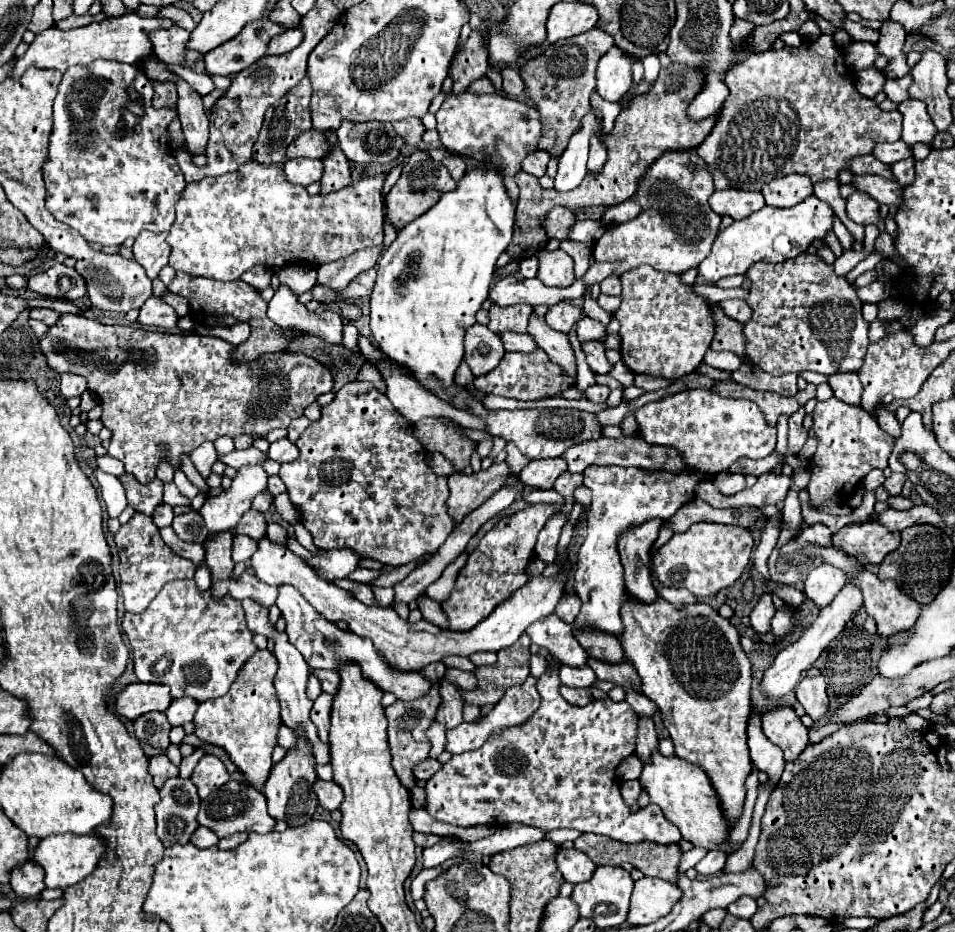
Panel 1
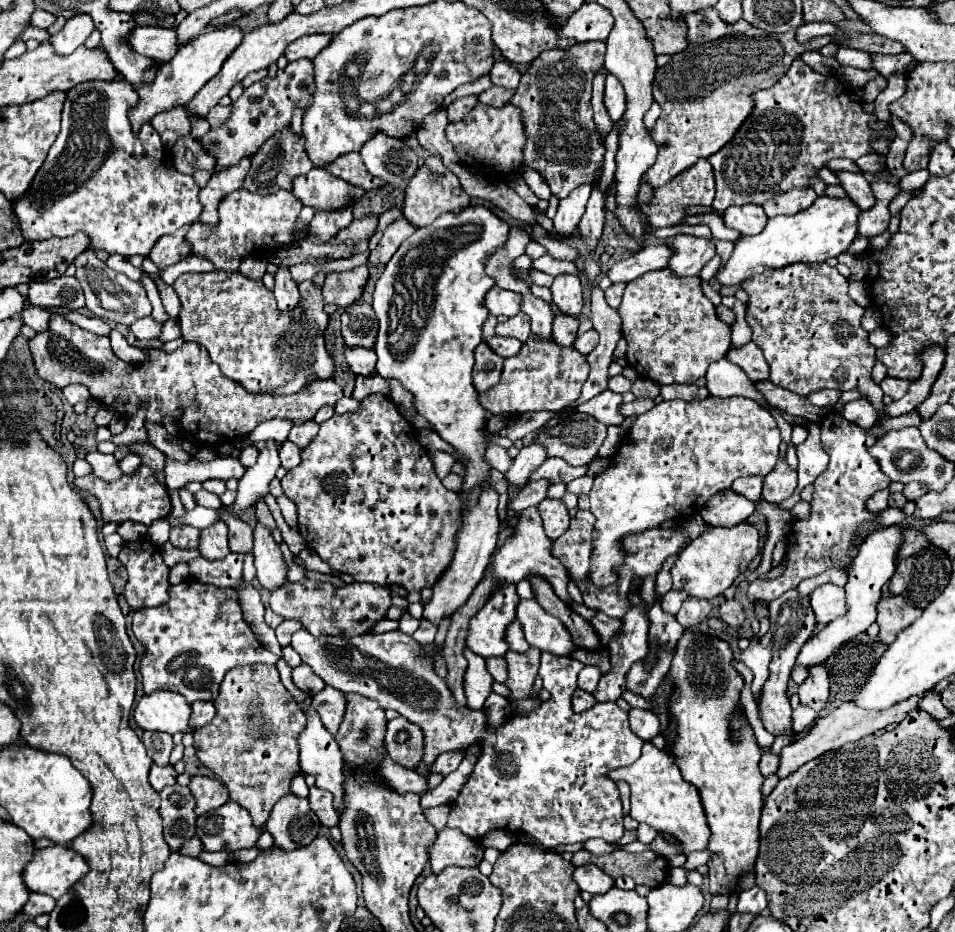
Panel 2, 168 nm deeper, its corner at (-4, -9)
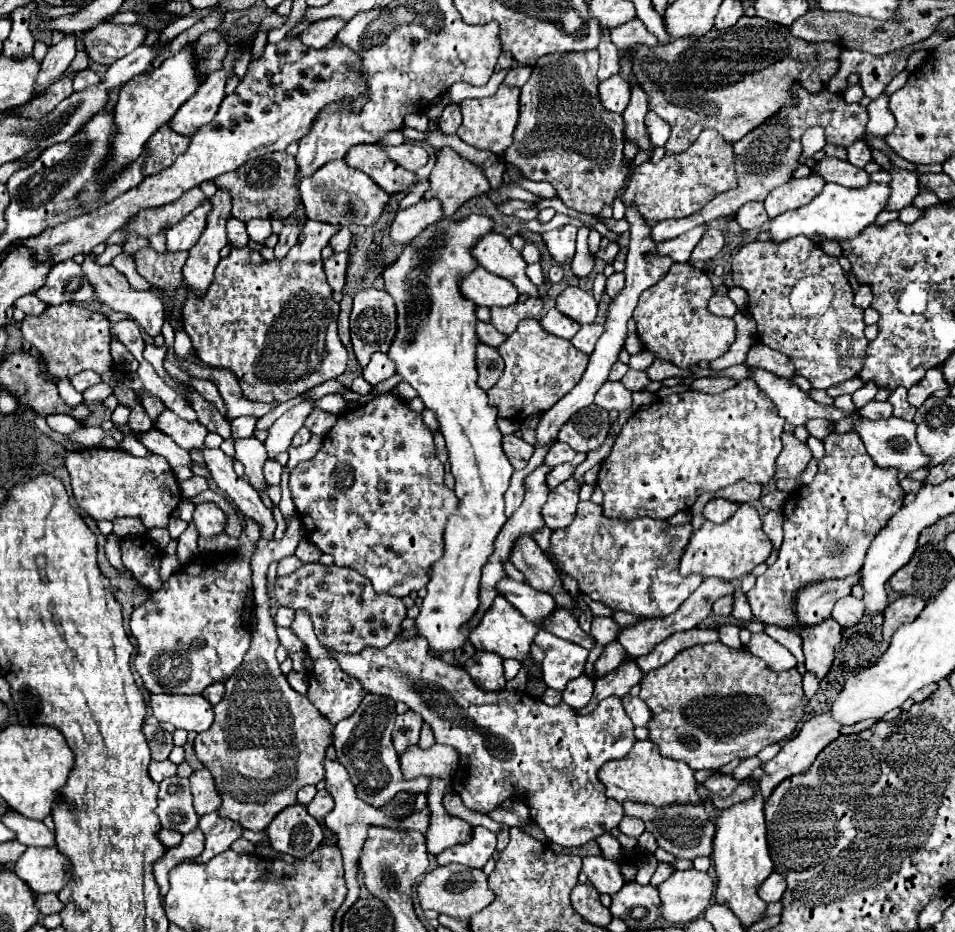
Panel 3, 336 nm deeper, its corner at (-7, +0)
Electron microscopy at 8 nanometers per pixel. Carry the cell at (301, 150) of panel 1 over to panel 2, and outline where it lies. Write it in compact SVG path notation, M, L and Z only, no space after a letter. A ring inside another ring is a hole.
M349 152L349 154L341 156L341 160L335 160L335 164L331 164L325 170L329 170L333 176L337 176L345 182L357 184L363 190L377 190L377 188L385 186L385 182L381 178L375 178L367 172L367 168L357 152Z

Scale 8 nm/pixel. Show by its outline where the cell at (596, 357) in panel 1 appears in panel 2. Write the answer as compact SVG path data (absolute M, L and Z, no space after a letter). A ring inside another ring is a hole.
M615 376L609 380L609 388L613 392L619 392L619 394L625 394L631 390L631 382L625 378L625 376Z

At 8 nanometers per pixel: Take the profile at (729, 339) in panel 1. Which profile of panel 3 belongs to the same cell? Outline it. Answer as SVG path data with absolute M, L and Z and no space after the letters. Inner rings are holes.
M756 343L750 347L750 351L746 355L746 365L760 367L764 371L770 371L770 373L786 377L786 379L794 375L794 367L792 367L790 359L786 355L782 355L780 351L766 347L764 343Z

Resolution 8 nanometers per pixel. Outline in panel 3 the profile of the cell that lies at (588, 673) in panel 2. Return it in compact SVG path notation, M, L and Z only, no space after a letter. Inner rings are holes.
M612 641L610 645L604 647L602 655L598 657L598 661L594 663L594 679L614 671L624 659L628 657L628 653L624 651L624 647L618 643L618 641Z

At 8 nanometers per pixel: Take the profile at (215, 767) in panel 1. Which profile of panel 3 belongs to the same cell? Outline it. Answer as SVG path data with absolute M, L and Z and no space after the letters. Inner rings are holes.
M208 769L194 771L190 775L190 787L192 787L192 795L194 795L194 809L198 815L212 813L220 807L222 799L216 791L216 785L212 781L212 773Z

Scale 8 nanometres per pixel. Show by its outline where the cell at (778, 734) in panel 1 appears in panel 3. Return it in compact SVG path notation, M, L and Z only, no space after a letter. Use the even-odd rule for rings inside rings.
M860 573L846 579L828 579L802 587L800 593L796 593L796 601L794 601L800 627L812 627L822 623L826 617L830 617L834 603L840 597L850 595L850 587L858 583L858 579Z

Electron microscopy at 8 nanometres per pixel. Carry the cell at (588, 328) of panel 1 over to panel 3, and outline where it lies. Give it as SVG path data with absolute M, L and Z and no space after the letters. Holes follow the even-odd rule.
M600 323L582 325L580 331L574 335L572 345L590 355L594 351L594 347L596 347L596 339L600 339L600 331L604 331L604 325L600 325Z

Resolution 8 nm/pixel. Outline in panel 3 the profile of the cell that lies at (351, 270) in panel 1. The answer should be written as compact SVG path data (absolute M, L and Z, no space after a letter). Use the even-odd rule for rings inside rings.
M436 199L416 203L408 209L402 209L396 213L392 225L390 225L390 241L404 245L412 237L416 237L424 227L430 223L436 223L442 219L442 207Z

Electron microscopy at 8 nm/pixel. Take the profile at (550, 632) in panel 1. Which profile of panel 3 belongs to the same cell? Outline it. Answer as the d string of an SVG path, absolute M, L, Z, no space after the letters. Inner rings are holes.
M506 577L496 585L496 589L524 615L524 619L528 619L536 627L540 627L544 619L548 619L548 615L556 611L554 599L548 593L530 587L528 583L518 583Z

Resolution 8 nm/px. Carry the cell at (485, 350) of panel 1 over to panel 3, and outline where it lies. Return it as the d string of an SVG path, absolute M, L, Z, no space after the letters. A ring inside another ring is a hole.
M480 343L476 349L476 367L478 367L478 385L484 391L488 391L502 377L504 359L500 357L498 349Z

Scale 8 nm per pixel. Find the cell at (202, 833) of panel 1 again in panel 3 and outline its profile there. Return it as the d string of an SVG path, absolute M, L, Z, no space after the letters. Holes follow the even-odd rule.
M162 829L162 831L158 833L158 837L160 837L160 841L162 841L166 847L176 847L176 845L180 843L180 839L182 839L182 833L180 833L180 831Z

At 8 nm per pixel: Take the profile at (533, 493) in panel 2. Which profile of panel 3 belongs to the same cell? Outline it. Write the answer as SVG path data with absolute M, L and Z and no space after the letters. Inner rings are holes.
M564 463L564 465L560 465L560 467L554 467L554 469L548 473L548 479L546 479L548 489L552 491L552 489L558 487L562 481L566 481L568 477L572 477L572 471L574 471L574 467L572 467L570 463Z

